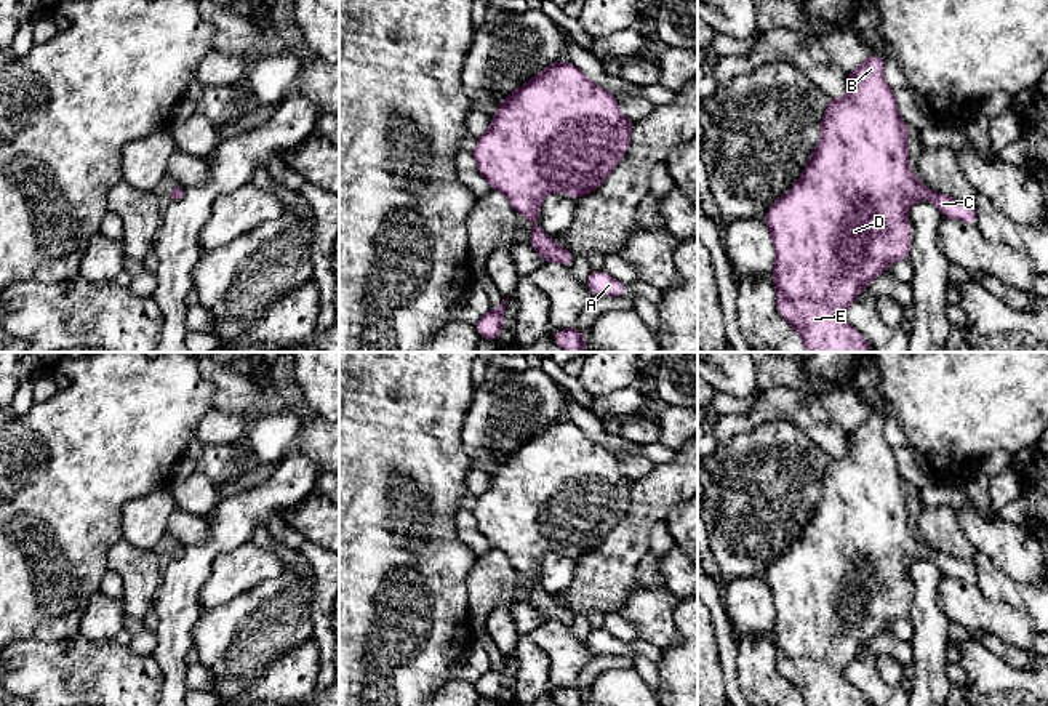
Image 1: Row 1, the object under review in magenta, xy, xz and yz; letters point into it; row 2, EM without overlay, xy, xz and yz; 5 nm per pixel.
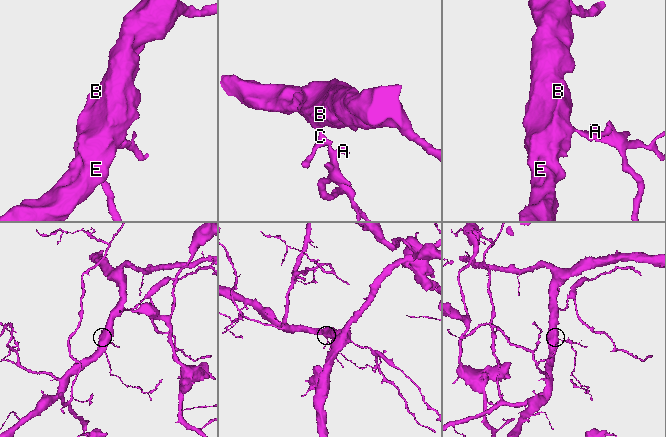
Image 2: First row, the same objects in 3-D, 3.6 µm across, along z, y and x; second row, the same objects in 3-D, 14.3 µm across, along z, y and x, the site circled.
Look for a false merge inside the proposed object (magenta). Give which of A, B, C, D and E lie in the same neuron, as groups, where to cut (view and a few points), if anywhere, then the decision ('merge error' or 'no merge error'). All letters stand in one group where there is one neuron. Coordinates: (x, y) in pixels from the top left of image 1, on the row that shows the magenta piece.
A B C D E; no cut; no merge error

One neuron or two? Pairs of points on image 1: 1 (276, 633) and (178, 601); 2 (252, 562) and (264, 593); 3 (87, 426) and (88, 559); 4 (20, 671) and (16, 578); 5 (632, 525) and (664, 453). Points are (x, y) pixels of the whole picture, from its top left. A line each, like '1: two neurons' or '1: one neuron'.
1: two neurons
2: two neurons
3: one neuron
4: two neurons
5: two neurons

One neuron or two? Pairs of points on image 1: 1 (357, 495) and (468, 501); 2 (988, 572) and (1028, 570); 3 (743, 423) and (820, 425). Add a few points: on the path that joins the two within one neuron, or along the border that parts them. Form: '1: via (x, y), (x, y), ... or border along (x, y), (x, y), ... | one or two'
1: border along (468, 492), (460, 500), (458, 508) | two
2: border along (976, 548), (1008, 575), (1031, 585) | two
3: via (762, 412), (800, 410) | one

